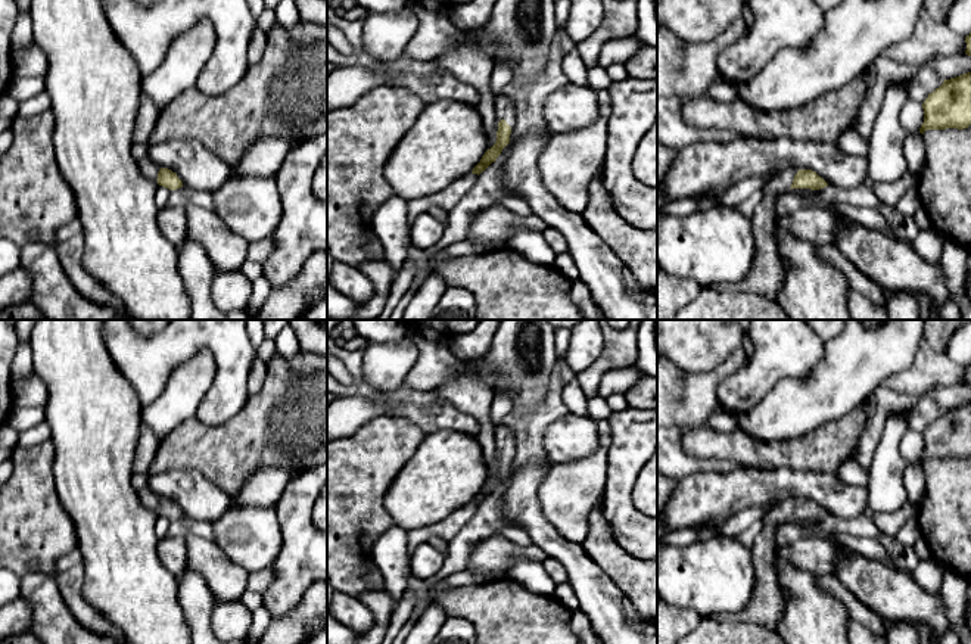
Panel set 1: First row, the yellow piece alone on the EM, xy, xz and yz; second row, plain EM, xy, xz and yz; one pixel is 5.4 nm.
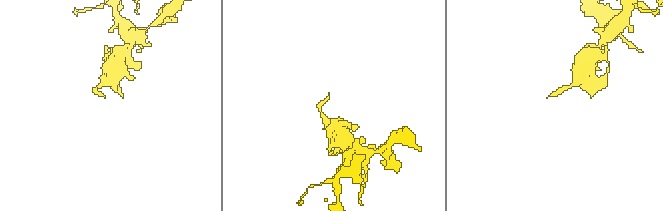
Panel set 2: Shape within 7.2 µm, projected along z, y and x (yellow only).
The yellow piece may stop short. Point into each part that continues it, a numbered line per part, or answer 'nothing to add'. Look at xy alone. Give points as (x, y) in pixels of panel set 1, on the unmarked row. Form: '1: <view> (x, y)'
1: xy (148, 497)

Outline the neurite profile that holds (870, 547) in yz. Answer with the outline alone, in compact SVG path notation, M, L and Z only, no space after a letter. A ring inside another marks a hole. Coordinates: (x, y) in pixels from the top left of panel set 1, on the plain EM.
M835 533L832 539L846 545L849 550L863 554L868 559L874 559L888 567L897 569L894 561L890 559L887 550L875 538L852 536L849 533Z

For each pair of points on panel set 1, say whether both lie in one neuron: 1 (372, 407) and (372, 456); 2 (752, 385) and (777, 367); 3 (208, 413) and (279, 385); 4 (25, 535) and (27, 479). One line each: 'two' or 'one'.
1: two
2: one
3: two
4: one

